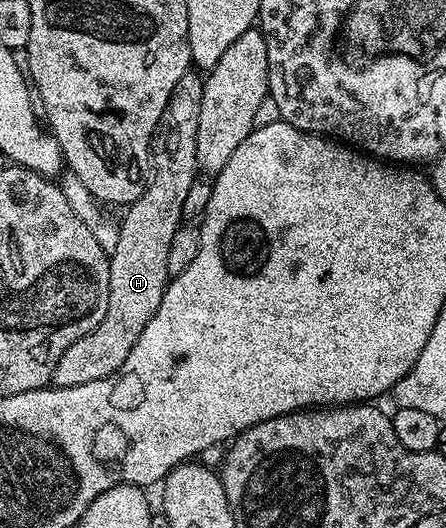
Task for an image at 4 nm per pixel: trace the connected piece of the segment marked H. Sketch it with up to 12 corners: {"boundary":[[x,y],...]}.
{"boundary":[[189,70],[151,138],[147,188],[109,252],[109,310],[51,375],[113,374],[169,277],[169,242],[200,175],[204,77]]}

